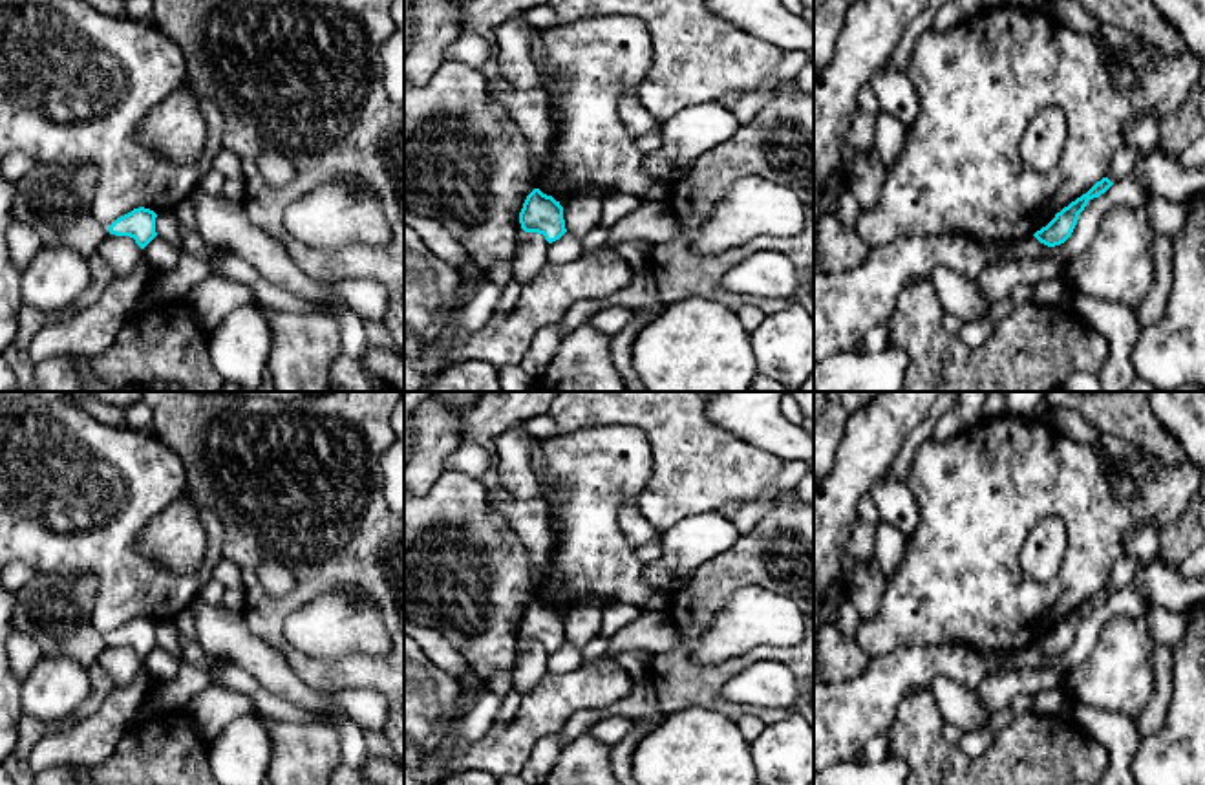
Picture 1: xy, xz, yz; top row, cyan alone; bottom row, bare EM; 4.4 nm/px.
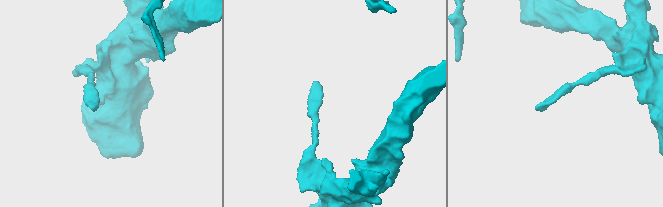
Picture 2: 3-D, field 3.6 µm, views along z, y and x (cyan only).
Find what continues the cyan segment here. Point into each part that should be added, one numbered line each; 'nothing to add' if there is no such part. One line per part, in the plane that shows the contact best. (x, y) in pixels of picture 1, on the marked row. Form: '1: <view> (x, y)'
nothing to add

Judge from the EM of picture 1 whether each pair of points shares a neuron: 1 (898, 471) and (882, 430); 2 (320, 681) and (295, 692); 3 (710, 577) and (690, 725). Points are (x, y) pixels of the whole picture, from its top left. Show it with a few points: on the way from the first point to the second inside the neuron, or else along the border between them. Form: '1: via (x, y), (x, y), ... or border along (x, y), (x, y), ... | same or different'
1: border along (907, 438), (885, 474) | different
2: border along (282, 654), (311, 688), (351, 690) | different
3: border along (664, 716), (682, 709), (710, 707), (734, 720) | different

